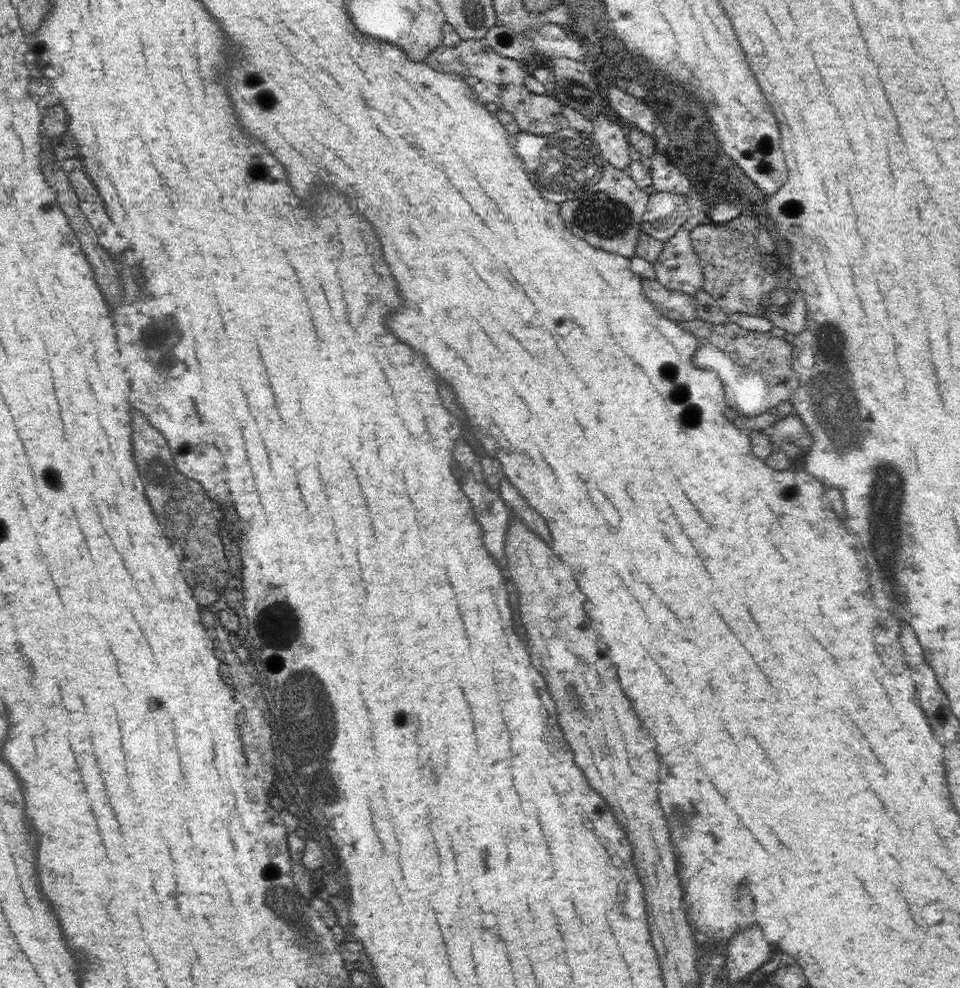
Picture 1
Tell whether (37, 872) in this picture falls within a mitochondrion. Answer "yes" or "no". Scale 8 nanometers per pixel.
no

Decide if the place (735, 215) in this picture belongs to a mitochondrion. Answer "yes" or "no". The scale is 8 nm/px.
no

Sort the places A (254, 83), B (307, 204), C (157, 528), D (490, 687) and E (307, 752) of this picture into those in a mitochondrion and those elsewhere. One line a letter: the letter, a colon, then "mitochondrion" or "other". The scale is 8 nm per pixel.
A: mitochondrion
B: other
C: mitochondrion
D: other
E: mitochondrion

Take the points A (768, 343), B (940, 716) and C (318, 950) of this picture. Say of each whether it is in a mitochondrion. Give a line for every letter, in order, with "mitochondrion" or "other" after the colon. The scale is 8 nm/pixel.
A: other
B: mitochondrion
C: mitochondrion

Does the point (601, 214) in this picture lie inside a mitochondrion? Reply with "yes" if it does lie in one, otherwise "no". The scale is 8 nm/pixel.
yes

